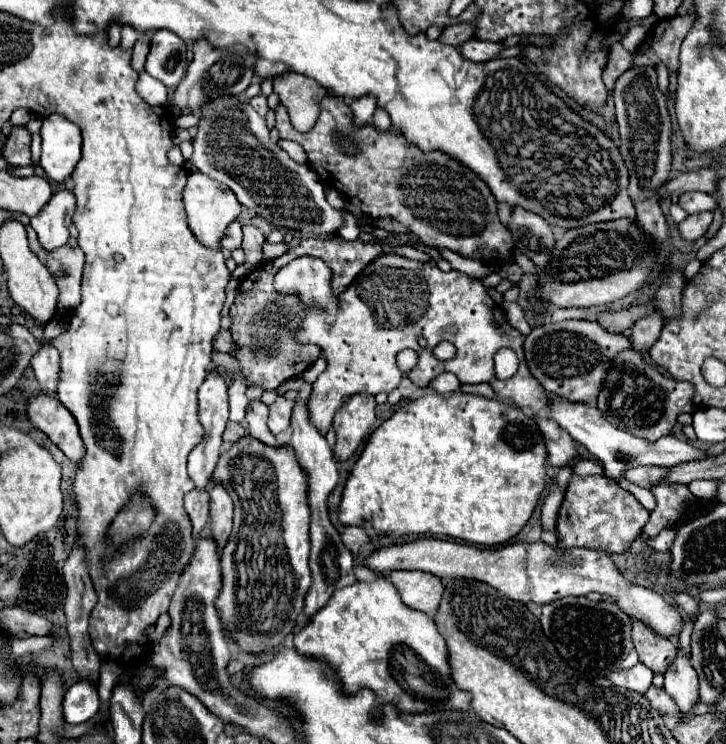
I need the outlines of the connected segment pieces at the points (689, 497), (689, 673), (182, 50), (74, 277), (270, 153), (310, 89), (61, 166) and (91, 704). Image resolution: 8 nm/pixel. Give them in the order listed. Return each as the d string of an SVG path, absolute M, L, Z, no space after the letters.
M654 485L652 493L656 493L656 509L652 511L650 521L642 529L648 537L656 537L660 529L672 527L678 521L678 515L686 511L694 503L694 495L686 485Z
M680 645L676 659L664 673L664 689L672 695L684 717L690 715L690 707L698 703L698 675L690 663L690 655Z
M160 29L152 35L152 47L146 61L146 71L162 81L166 87L178 85L182 79L188 59L186 59L188 45L172 31Z
M26 225L30 249L34 255L50 269L58 289L58 307L60 309L76 309L82 301L80 295L80 279L82 279L82 267L84 267L84 253L80 247L58 247L56 251L44 251L32 231L30 225Z
M218 97L210 105L202 105L198 133L192 139L194 153L184 161L186 171L204 173L228 185L236 199L256 211L276 227L300 231L312 237L336 233L342 225L342 211L330 207L324 197L322 181L310 165L300 165L288 157L270 139L266 119L260 117L250 103L240 103L238 97Z
M286 73L286 77L274 79L274 91L280 95L280 101L288 107L292 127L300 133L306 133L314 127L320 101L328 95L318 81L310 81L310 77L302 77L300 73Z
M54 113L44 119L40 129L42 135L42 157L40 165L46 177L52 181L64 181L80 161L82 135L80 127L70 119Z
M90 681L74 683L72 687L66 689L62 699L64 719L72 725L84 723L90 717L94 717L98 713L98 707L100 707L98 691L94 689L94 685L90 685Z

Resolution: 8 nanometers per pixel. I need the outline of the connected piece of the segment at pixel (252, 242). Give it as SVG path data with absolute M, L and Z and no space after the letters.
M244 225L244 239L242 239L242 251L244 251L244 263L236 265L236 269L232 271L230 279L242 279L246 277L246 273L252 273L260 263L262 263L262 245L264 245L264 235L252 227L252 225Z

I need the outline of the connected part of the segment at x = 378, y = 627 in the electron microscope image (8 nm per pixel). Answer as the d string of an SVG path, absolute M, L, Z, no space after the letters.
M378 577L374 583L354 583L344 589L338 589L324 609L320 609L312 621L294 635L294 649L304 657L314 657L332 669L338 677L340 689L344 695L354 695L360 689L370 689L376 695L374 715L380 717L380 707L390 703L400 713L440 713L440 711L470 711L470 693L458 689L450 677L448 649L438 633L432 617L422 611L410 609L402 603L396 587Z

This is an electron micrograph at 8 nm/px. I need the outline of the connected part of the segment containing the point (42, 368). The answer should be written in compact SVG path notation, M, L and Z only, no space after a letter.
M44 345L32 357L32 369L40 383L40 389L46 393L56 393L56 385L60 377L60 353L52 345Z

